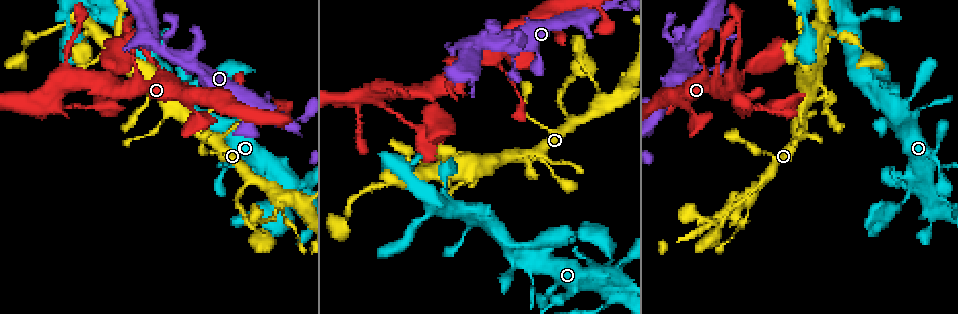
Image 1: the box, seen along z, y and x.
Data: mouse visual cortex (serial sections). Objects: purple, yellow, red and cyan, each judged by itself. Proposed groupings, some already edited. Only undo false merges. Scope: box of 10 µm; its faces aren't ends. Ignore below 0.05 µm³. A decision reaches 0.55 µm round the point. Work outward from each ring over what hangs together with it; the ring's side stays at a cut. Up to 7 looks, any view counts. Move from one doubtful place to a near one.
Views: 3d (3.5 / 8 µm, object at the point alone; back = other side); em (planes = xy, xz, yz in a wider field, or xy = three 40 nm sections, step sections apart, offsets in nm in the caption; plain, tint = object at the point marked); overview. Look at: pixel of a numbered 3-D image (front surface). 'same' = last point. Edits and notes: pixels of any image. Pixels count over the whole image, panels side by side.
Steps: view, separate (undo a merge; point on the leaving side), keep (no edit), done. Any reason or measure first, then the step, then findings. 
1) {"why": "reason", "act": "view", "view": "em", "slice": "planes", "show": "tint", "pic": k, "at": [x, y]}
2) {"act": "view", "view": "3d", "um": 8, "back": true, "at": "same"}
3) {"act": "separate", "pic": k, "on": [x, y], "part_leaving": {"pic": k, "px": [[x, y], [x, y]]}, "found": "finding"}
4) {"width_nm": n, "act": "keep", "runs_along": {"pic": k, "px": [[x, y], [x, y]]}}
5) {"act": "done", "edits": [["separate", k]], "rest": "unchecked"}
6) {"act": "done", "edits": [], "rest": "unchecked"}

{"act": "view", "view": "3d", "um": 3.5, "pic": 1, "at": [866, 52]}

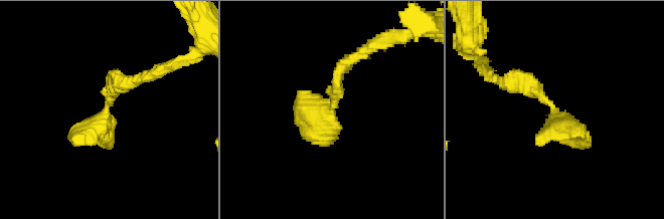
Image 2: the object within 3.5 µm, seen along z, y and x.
{"why": "need the tissue", "act": "view", "view": "em", "slice": "xy", "step": 5, "show": "tint", "pic": 2, "at": [330, 109]}

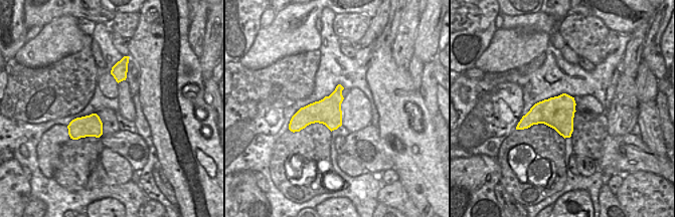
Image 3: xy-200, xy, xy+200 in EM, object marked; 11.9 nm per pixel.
{"width_nm": 320, "act": "keep", "runs_along": {"pic": 2, "px": [[129, 81], [75, 143]]}, "found": "continuous, no second cell"}

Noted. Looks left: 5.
{"why": "a narrow waist", "act": "view", "view": "3d", "um": 3.5, "pic": 1, "at": [83, 39]}

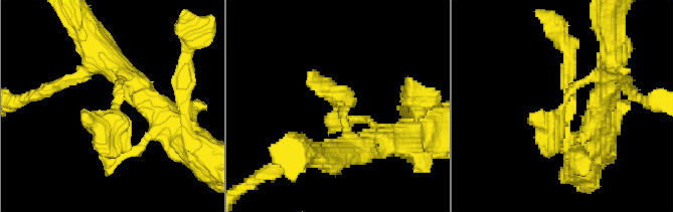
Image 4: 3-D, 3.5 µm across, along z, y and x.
{"act": "view", "view": "em", "slice": "xy", "step": 2, "show": "tint", "pic": 4, "at": [114, 105]}

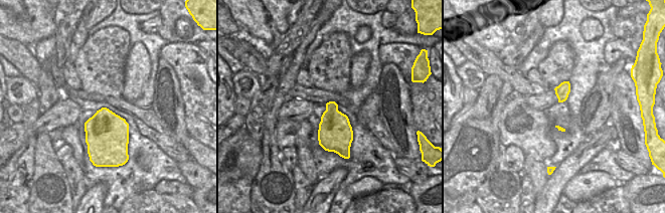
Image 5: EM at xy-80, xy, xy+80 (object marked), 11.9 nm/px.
{"act": "keep", "runs_along": {"pic": 4, "px": [[609, 88], [579, 81], [549, 156]]}, "found": "continuous, no second cell"}

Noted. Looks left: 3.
{"why": "sudden change in width", "act": "view", "view": "3d", "um": 3.5, "pic": 1, "at": [416, 125]}

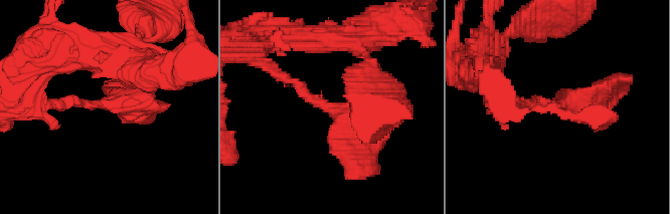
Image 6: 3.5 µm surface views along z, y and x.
{"act": "view", "view": "em", "slice": "xy", "step": 5, "show": "tint", "pic": 6, "at": [336, 109]}

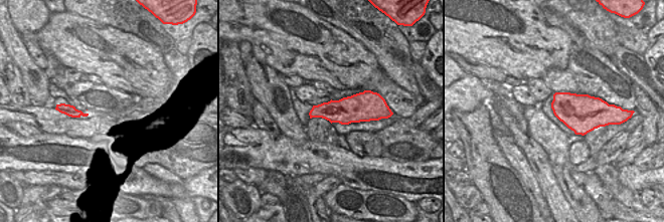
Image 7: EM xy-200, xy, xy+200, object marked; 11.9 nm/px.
{"act": "keep", "runs_along": {"pic": 6, "px": [[278, 72], [352, 122], [355, 157]]}, "found": "one cell here"}

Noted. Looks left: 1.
{"act": "done", "edits": [], "rest": "unchecked"}

